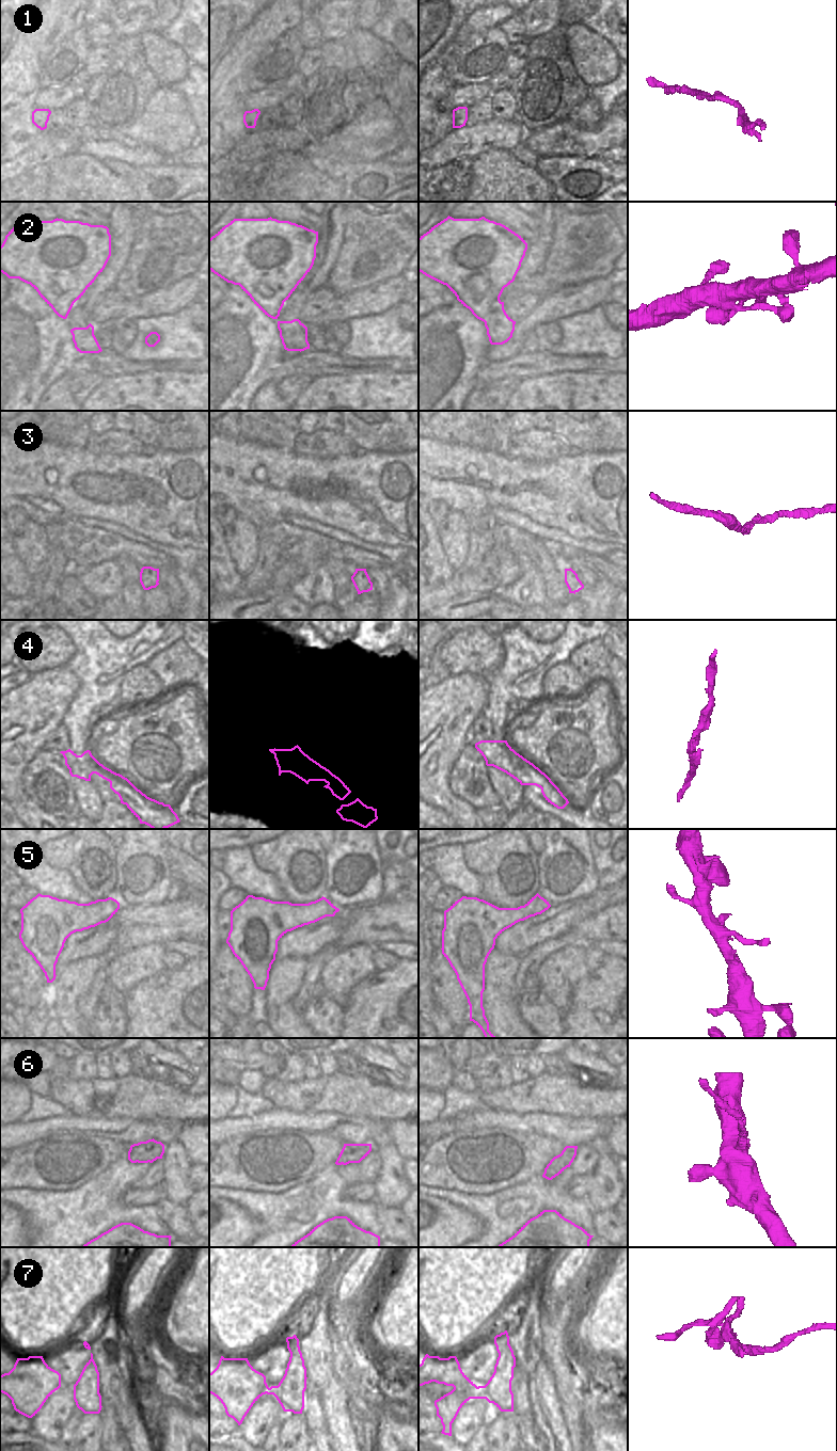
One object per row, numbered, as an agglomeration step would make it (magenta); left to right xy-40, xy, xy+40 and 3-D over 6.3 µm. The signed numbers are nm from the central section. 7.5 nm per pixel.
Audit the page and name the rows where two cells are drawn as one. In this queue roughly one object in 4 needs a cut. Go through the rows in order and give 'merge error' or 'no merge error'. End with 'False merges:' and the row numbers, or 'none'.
1: no merge error
2: merge error
3: no merge error
4: no merge error
5: no merge error
6: merge error
7: merge error
False merges: 2, 6, 7

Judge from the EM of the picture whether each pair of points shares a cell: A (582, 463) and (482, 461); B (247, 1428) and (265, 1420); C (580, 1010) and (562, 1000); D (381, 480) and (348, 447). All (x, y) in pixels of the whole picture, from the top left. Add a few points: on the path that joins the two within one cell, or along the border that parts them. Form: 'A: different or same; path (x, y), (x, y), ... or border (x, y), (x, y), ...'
A: same; path (557, 475), (506, 475)
B: same; path (251, 1428), (261, 1420)
C: different; border (580, 982), (577, 984), (570, 1004), (564, 1013)
D: different; border (354, 455), (340, 455), (330, 458)

